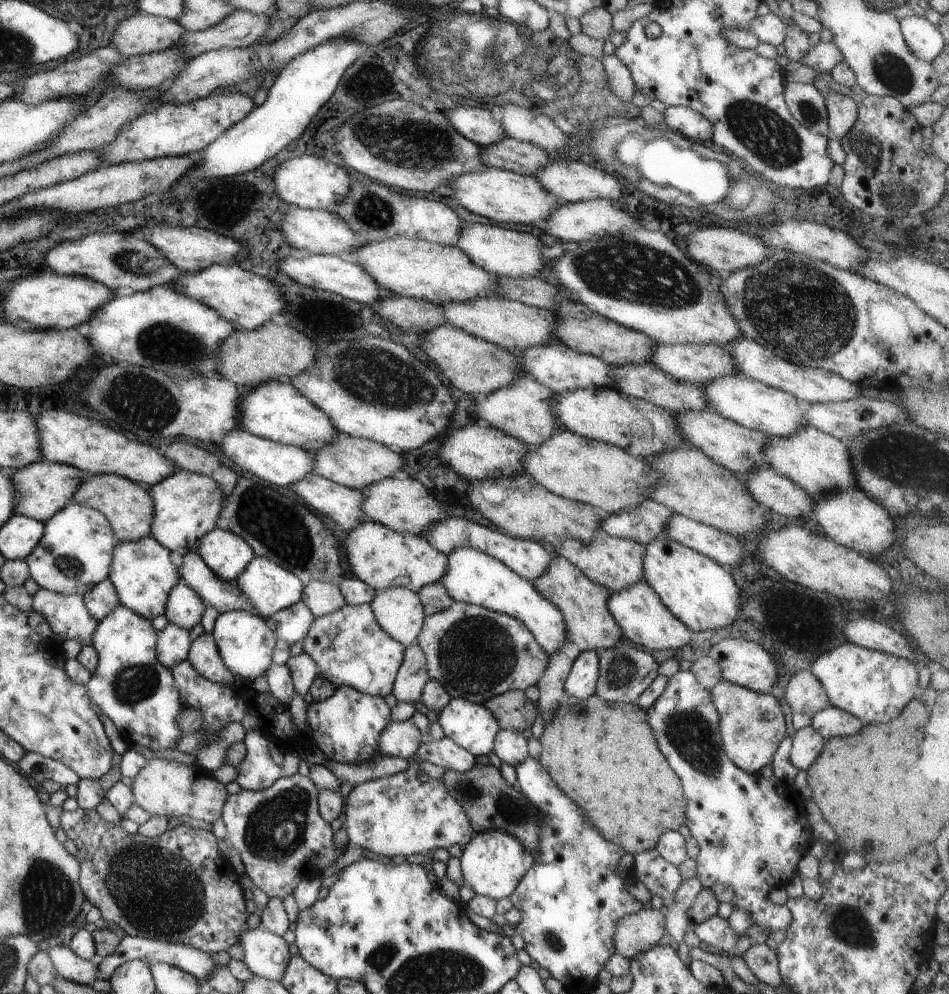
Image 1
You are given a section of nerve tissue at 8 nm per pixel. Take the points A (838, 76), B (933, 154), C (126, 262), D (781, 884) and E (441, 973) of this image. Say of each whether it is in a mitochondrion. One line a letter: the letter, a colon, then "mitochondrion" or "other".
A: other
B: other
C: mitochondrion
D: other
E: mitochondrion

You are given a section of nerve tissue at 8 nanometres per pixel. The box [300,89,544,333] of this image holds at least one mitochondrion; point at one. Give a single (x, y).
(418, 145)

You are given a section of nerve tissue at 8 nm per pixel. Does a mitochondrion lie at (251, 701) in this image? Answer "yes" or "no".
no

